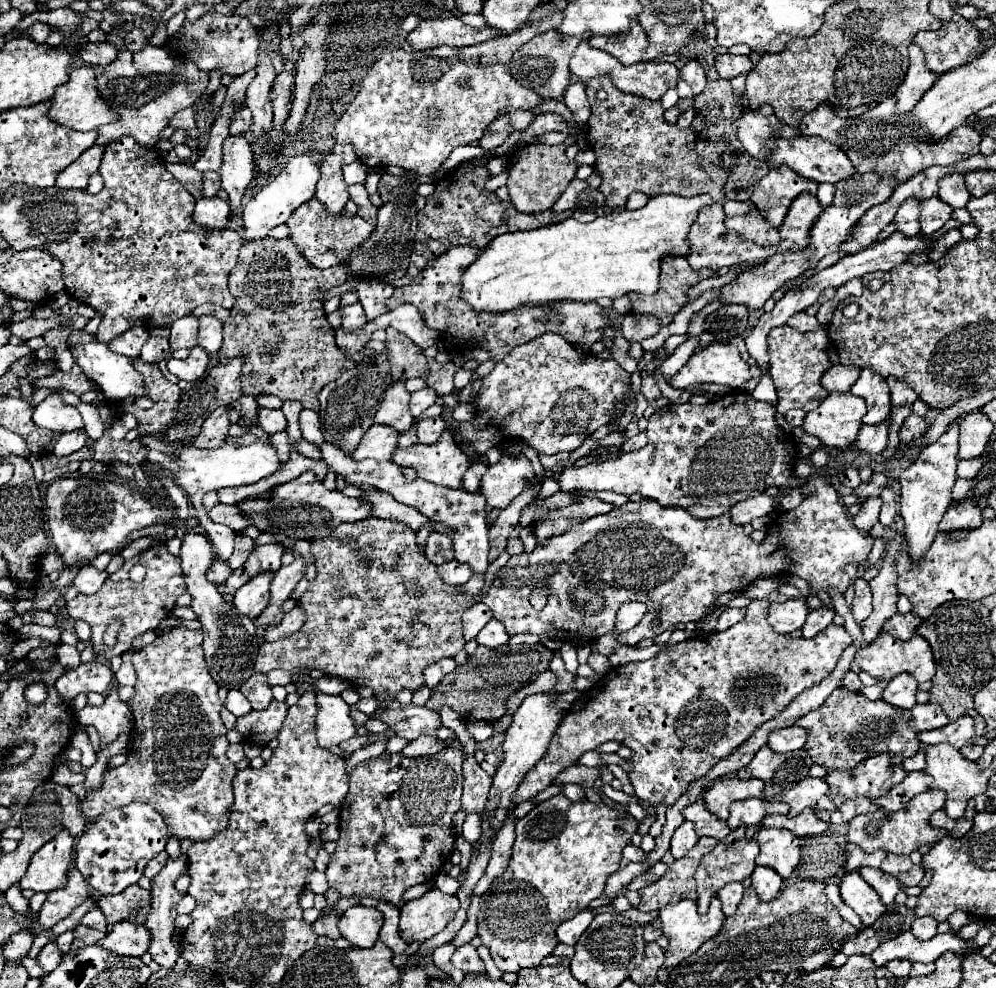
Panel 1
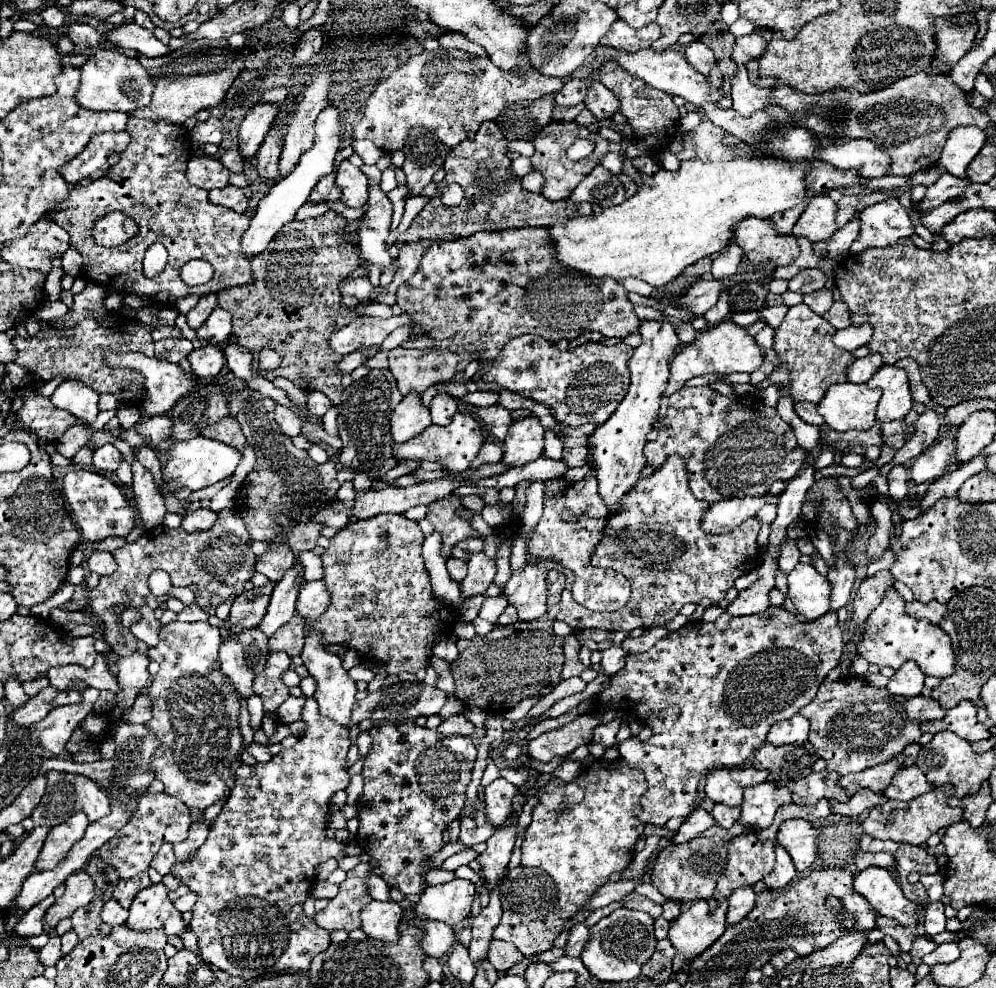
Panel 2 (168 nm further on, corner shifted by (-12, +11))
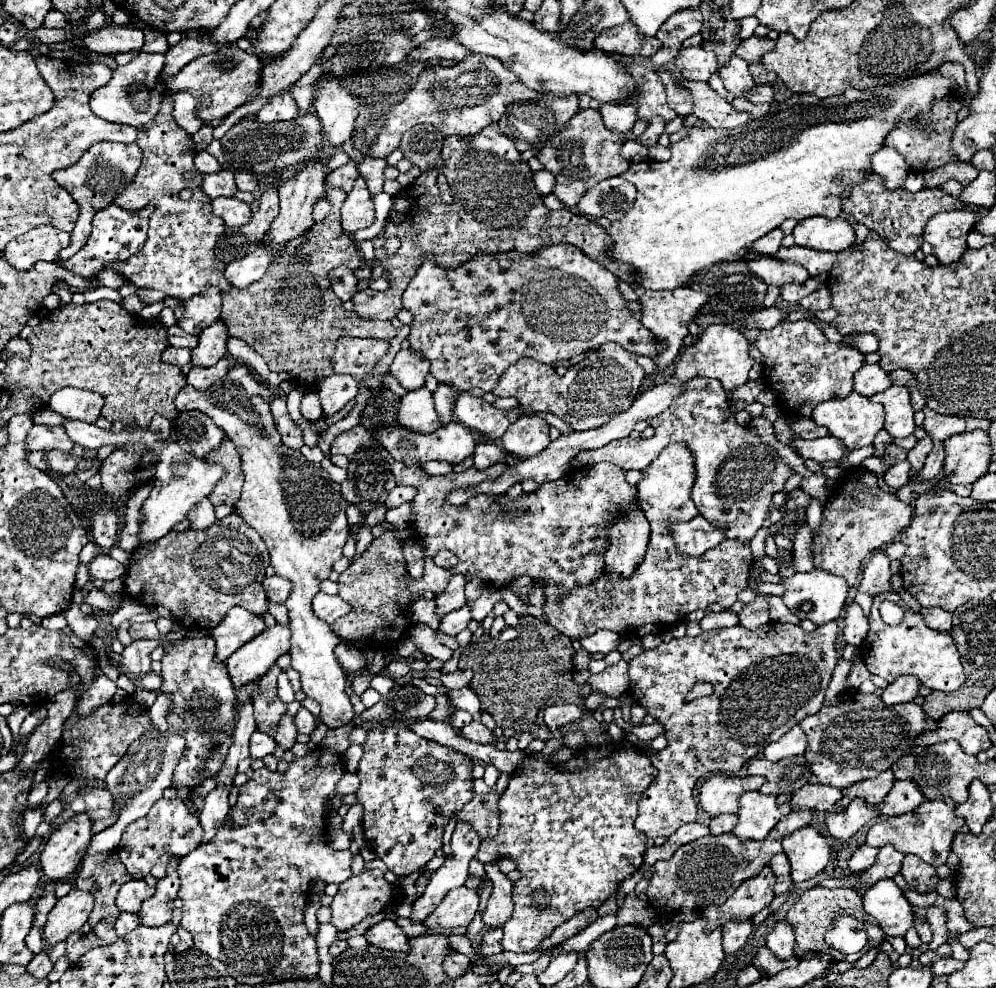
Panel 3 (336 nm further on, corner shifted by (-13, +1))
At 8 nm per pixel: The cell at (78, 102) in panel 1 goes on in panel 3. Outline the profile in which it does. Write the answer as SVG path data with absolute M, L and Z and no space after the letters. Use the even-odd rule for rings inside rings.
M140 52L130 64L118 66L114 70L114 78L106 86L94 90L90 98L92 112L102 120L128 124L134 128L148 124L160 110L162 102L162 94L158 90L158 74L162 72L162 66L164 66L164 54L148 54L148 52Z

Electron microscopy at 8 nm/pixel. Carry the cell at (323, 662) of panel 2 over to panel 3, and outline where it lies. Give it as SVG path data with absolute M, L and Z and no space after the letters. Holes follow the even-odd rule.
M236 364L224 380L218 380L208 390L184 386L174 398L174 406L180 412L204 412L236 446L242 458L244 486L234 510L262 536L276 574L292 582L292 592L286 600L292 630L292 668L302 676L302 692L320 704L320 720L328 728L336 728L352 722L354 710L344 690L346 674L334 656L340 638L336 638L324 620L316 618L312 612L312 598L320 592L320 582L330 578L332 564L342 556L348 538L348 502L340 494L340 484L332 482L320 464L308 462L302 452L290 450L280 442L270 414L270 400L272 390L262 384L248 366Z

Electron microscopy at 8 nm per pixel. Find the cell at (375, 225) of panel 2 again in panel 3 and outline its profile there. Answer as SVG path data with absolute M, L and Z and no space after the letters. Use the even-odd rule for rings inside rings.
M364 156L364 160L358 164L360 176L366 180L366 186L370 190L370 194L378 194L382 192L382 184L384 184L384 168L386 168L386 160L380 158L372 158L372 156Z

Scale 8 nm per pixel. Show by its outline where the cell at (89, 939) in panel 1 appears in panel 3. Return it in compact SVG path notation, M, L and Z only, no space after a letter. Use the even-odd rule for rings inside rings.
M116 850L98 852L98 854L92 854L92 856L86 856L82 860L82 866L80 866L80 870L76 874L76 884L84 882L84 890L92 892L94 910L88 916L88 922L80 930L76 930L76 932L72 932L68 936L68 940L66 940L66 958L68 958L68 962L74 964L88 950L98 948L98 946L108 946L108 944L114 944L118 940L116 930L114 930L114 922L120 916L120 910L116 908L114 900L116 900L116 894L118 894L120 886L124 882L128 882L128 880L130 880L130 876L128 876L126 868L124 868L124 864L120 862L120 858L116 856Z

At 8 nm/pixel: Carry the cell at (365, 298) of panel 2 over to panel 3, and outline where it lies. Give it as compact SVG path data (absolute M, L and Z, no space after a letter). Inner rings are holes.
M336 266L336 268L332 268L332 272L328 274L328 278L330 278L330 284L332 284L334 294L336 294L342 302L352 300L352 296L356 294L356 284L358 284L358 280L356 280L356 276L354 276L354 272L352 272L350 268Z

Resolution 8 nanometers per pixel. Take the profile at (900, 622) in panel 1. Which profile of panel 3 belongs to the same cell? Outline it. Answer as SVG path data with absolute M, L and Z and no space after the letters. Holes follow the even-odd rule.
M922 608L922 616L926 624L934 630L952 630L952 614L942 610L942 608Z

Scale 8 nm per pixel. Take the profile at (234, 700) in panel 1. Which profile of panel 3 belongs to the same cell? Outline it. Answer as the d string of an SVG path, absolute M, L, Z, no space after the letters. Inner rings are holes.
M254 732L252 740L250 740L250 758L252 760L262 760L268 754L274 754L276 750L276 742L272 736L264 734L264 732Z

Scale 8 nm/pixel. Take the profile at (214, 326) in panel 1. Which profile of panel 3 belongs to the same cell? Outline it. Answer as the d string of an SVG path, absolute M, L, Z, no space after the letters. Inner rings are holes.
M218 320L212 326L204 328L198 338L200 342L192 350L192 366L214 366L220 358L226 356L228 328L224 322Z

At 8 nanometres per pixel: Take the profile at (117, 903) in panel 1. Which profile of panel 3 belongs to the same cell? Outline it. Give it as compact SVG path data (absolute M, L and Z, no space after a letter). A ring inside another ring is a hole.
M130 880L120 888L116 896L116 906L120 912L138 912L142 902L148 900L152 894L154 888L150 888L144 880Z

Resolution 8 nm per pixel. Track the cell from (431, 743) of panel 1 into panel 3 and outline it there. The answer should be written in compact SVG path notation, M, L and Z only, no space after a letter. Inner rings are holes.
M474 720L472 724L468 724L468 726L464 726L462 728L462 734L468 738L468 740L472 740L472 742L480 742L480 744L492 744L494 742L494 734L492 734L492 730L488 730L480 720Z

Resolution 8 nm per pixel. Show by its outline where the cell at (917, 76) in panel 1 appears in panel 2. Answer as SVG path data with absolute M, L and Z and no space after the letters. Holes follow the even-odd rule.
M947 18L935 20L935 54L927 74L949 74L953 66L963 58L975 40L975 28L951 28Z

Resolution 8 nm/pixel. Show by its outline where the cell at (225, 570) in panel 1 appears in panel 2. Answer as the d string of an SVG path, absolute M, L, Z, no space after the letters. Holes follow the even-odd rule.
M235 508L221 510L215 526L207 532L187 534L183 528L173 530L167 526L157 526L153 530L147 530L139 542L125 544L123 548L115 550L113 556L117 560L117 570L111 576L103 576L97 588L89 592L89 604L103 622L103 636L117 656L127 656L137 650L137 638L119 622L121 610L143 606L149 606L151 610L159 608L161 598L153 596L147 588L147 578L153 570L161 568L171 576L173 586L185 586L193 590L196 600L202 598L202 605L200 603L199 606L210 616L215 615L214 608L221 605L225 598L241 594L245 590L243 584L253 576L255 570L251 538L245 530L245 522L239 518L239 512ZM117 636L125 636L127 644L119 646Z

